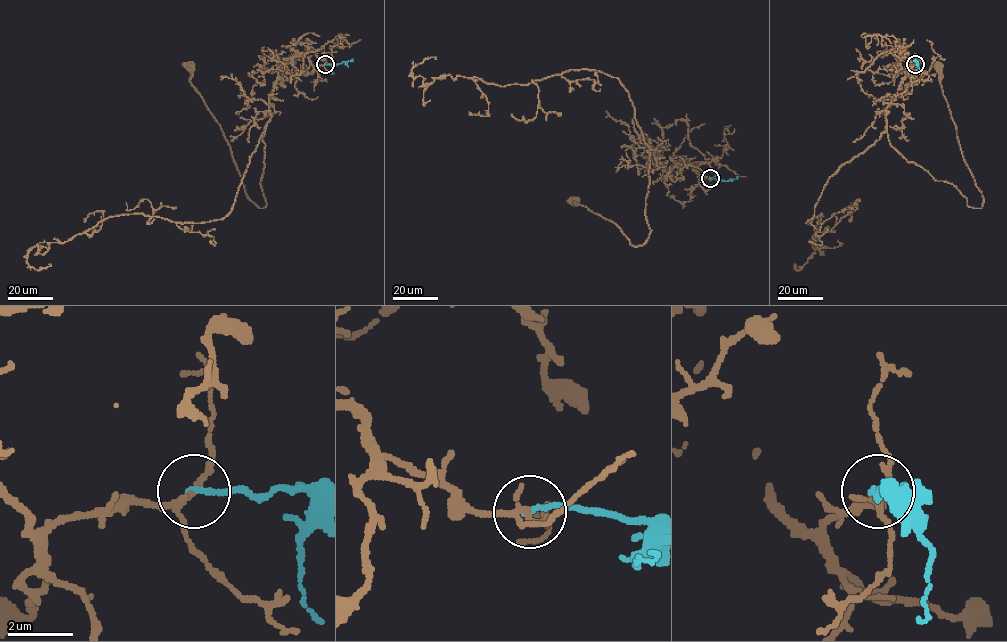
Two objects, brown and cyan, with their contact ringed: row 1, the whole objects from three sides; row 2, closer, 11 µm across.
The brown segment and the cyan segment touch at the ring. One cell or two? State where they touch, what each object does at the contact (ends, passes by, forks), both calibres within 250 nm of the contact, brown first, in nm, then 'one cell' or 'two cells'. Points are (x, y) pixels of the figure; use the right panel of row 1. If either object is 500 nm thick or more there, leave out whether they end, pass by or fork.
place (915, 64); brown forks; cyan ends; calibres 160 and 180 nm; two cells

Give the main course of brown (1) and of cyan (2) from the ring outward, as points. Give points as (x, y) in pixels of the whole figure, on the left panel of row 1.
1: (324, 64), (289, 57), (278, 70), (262, 140), (263, 208), (247, 195), (220, 125), (190, 81), (189, 65)
2: (324, 64), (336, 65), (352, 59)

